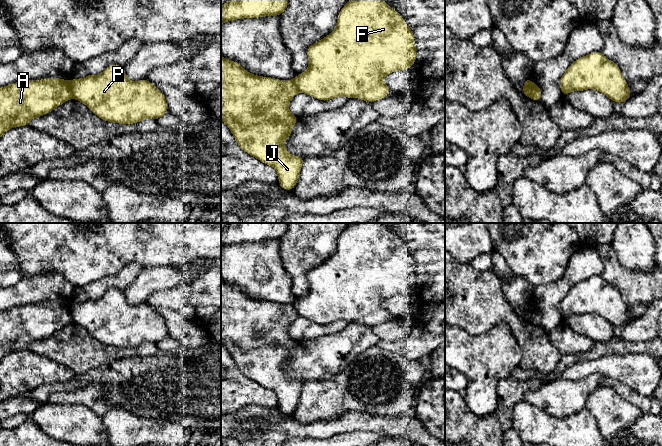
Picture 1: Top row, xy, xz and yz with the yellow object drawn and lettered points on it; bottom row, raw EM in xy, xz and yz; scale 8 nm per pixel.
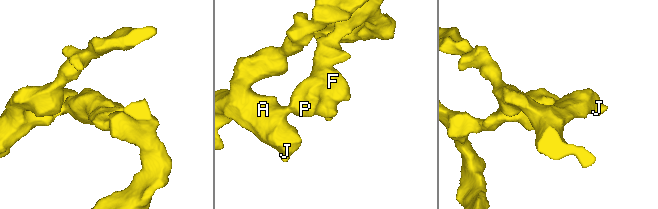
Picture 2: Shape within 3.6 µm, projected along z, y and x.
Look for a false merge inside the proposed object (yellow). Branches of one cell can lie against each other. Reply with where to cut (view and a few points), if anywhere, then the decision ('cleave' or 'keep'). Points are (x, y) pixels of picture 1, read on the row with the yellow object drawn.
cut in xy along (68, 81), (73, 97); cleave

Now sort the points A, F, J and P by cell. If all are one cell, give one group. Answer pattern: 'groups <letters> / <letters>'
groups A J / F P

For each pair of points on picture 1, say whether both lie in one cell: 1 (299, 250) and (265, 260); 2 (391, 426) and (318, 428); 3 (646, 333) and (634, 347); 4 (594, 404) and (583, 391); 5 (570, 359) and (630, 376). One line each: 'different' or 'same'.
1: different
2: same
3: different
4: different
5: different

